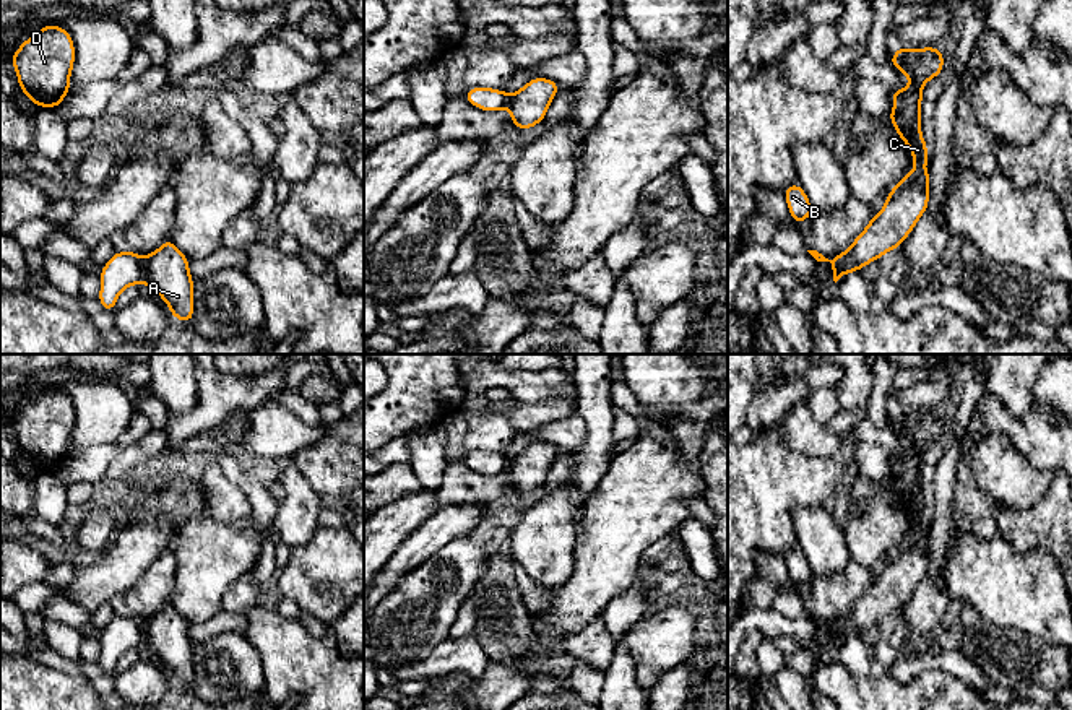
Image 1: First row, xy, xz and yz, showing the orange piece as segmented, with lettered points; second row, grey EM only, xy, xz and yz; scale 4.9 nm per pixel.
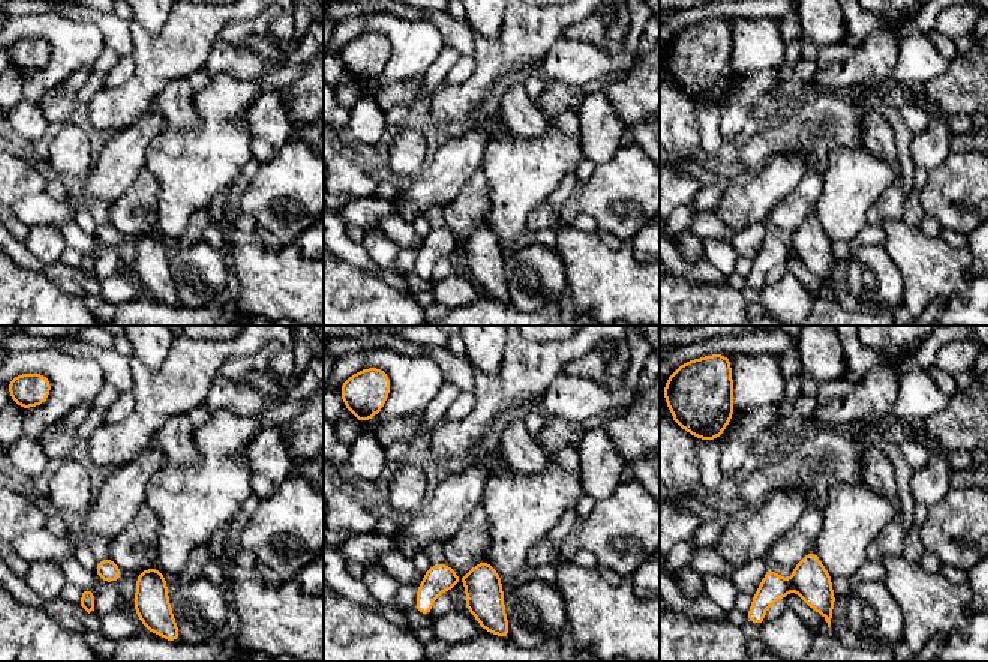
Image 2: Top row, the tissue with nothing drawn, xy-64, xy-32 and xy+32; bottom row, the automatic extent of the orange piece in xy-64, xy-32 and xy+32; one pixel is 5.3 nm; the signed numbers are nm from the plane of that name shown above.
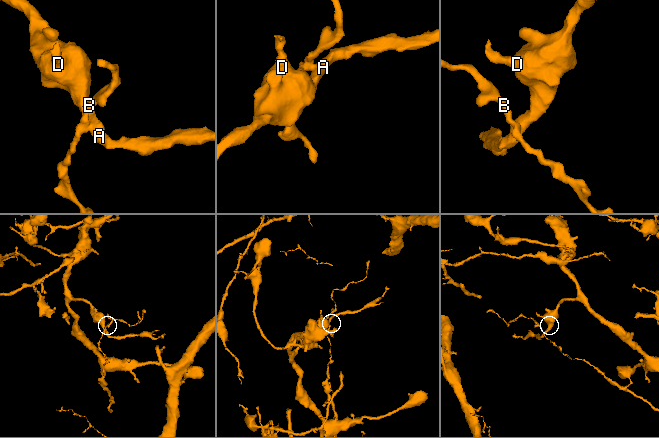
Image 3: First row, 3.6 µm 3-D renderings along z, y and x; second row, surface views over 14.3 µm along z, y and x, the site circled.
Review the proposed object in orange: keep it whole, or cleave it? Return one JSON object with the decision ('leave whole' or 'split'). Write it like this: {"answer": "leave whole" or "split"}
{"answer": "split"}

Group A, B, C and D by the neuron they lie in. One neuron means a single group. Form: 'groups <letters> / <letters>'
groups A C D / B

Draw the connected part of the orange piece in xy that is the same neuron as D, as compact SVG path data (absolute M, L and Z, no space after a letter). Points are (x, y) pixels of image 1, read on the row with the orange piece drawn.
M55 24L41 28L10 57L19 91L36 106L57 109L70 93L75 63L71 34Z

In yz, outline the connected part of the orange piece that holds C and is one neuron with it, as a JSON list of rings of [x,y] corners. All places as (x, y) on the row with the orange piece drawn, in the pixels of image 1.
[[[898,45],[890,55],[892,67],[901,70],[911,81],[906,89],[892,88],[895,109],[887,114],[898,136],[911,148],[913,164],[908,174],[888,192],[885,206],[872,216],[853,245],[832,260],[833,281],[884,253],[900,249],[919,218],[929,206],[929,145],[921,135],[921,99],[927,80],[937,78],[945,65],[940,47],[905,49]]]

